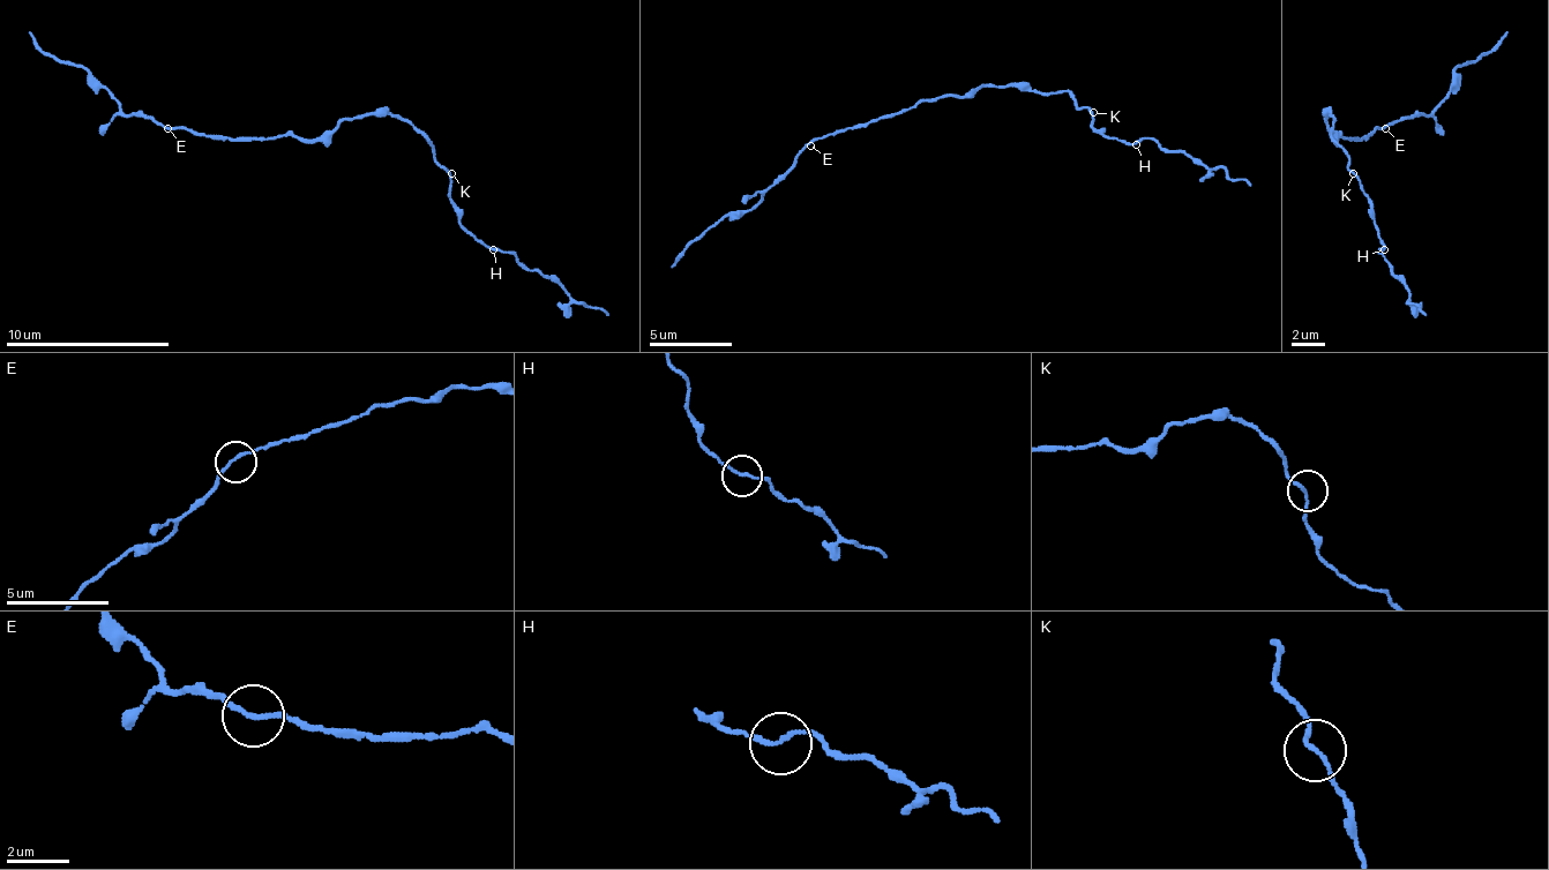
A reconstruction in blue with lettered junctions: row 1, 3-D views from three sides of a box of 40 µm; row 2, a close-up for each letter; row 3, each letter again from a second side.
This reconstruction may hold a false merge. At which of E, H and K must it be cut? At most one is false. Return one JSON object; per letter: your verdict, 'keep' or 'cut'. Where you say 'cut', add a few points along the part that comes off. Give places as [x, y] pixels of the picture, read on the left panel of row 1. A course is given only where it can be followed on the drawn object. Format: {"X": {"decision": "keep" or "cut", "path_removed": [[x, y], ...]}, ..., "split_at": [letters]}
{"E": {"decision": "keep"}, "H": {"decision": "keep"}, "K": {"decision": "keep"}, "split_at": []}

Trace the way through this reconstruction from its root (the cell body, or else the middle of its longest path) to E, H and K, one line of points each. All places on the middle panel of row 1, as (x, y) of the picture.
E: (979, 91), (917, 100), (900, 112), (880, 117), (868, 125), (839, 128), (827, 137), (818, 137), (810, 145)
H: (979, 91), (982, 88), (1064, 91), (1077, 109), (1093, 117), (1093, 128), (1135, 145)
K: (979, 91), (982, 88), (1064, 91), (1077, 109), (1090, 109), (1093, 112)

